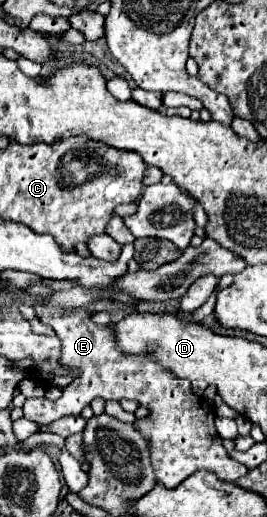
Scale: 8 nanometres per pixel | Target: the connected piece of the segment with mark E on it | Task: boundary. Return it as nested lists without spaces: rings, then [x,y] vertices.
[[[40,309],[36,311],[38,319],[52,327],[62,341],[60,349],[60,365],[68,369],[68,373],[76,375],[70,385],[62,389],[62,397],[50,401],[46,397],[26,399],[24,417],[34,423],[52,423],[64,415],[80,415],[80,411],[94,398],[101,397],[106,401],[132,399],[148,409],[144,419],[134,421],[136,431],[144,437],[150,451],[150,461],[156,473],[156,479],[166,487],[178,487],[186,477],[204,469],[214,473],[222,481],[236,481],[246,475],[246,465],[234,461],[222,445],[220,435],[216,435],[214,427],[214,409],[192,393],[190,381],[172,377],[170,371],[160,367],[158,363],[124,355],[112,337],[112,325],[98,327],[90,321],[88,309]]]

